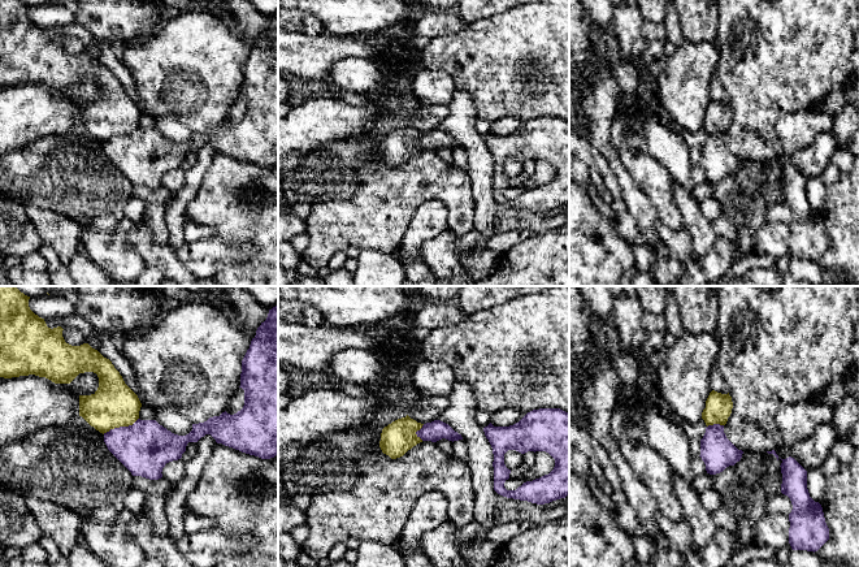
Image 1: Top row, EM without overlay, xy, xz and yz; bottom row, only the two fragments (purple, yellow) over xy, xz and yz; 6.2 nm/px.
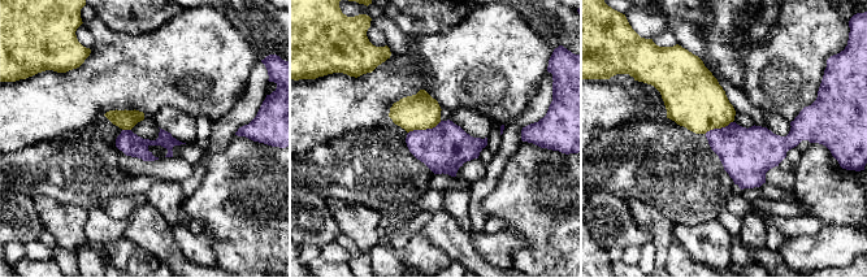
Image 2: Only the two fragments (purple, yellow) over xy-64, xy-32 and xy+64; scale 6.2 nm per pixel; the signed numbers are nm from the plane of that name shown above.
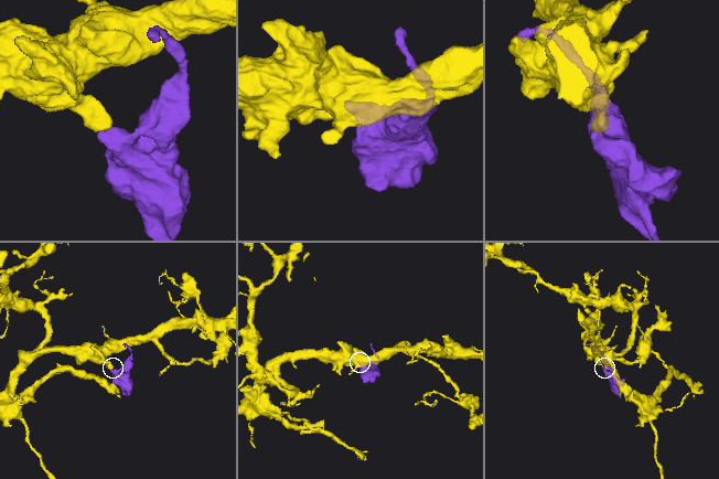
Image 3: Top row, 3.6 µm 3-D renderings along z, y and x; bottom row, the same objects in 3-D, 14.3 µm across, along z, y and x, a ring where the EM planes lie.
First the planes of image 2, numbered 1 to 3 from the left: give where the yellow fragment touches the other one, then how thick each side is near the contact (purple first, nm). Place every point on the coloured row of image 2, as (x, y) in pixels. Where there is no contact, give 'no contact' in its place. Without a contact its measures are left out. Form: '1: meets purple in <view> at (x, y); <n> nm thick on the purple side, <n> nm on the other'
1: meets purple in xy-64 at (126, 130); 140 nm thick on the purple side, 120 nm on the other
2: meets purple in xy-32 at (424, 130); 300 nm thick on the purple side, 220 nm on the other
3: meets purple in xy+64 at (718, 129); 320 nm thick on the purple side, 360 nm on the other

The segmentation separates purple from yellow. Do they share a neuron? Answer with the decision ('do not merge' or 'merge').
do not merge

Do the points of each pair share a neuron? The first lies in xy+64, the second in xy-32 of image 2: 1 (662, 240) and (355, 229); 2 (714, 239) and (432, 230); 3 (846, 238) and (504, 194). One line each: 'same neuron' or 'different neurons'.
1: same neuron
2: different neurons
3: different neurons

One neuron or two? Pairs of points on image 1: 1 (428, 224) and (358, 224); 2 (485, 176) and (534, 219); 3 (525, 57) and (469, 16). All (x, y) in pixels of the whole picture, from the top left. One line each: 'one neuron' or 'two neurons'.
1: two neurons
2: one neuron
3: two neurons

